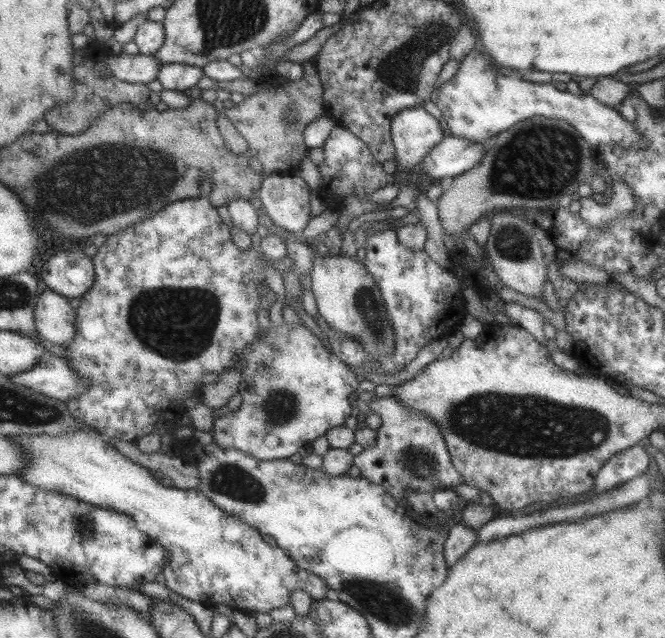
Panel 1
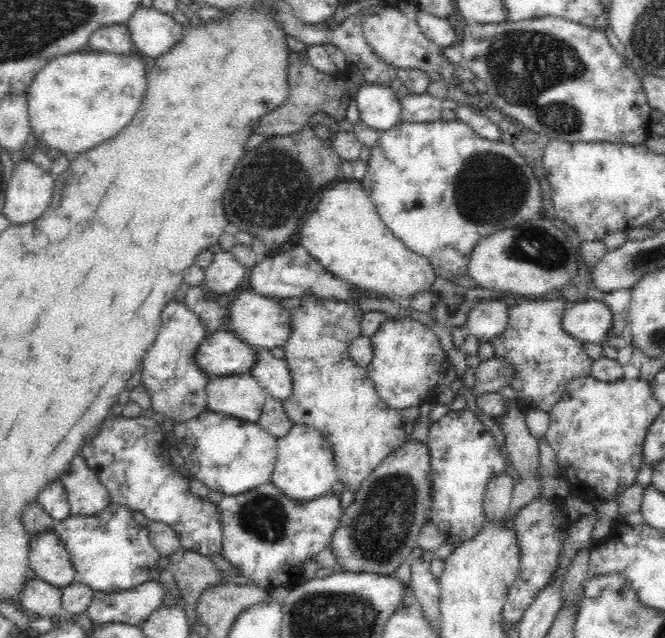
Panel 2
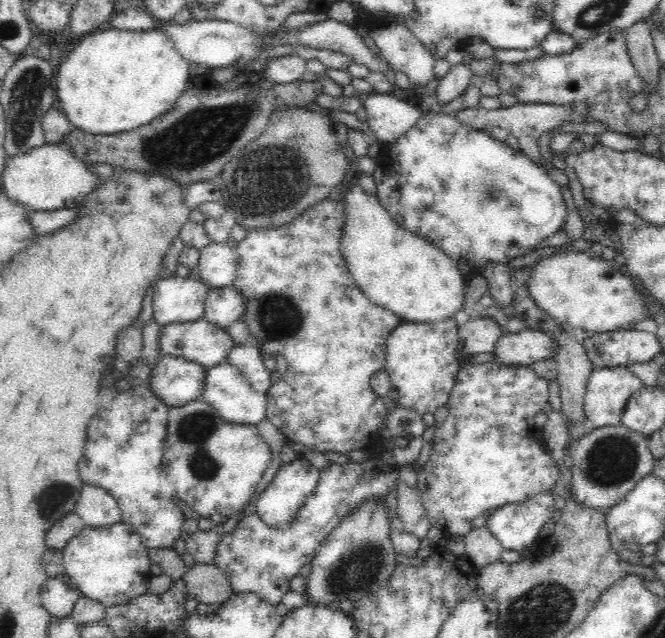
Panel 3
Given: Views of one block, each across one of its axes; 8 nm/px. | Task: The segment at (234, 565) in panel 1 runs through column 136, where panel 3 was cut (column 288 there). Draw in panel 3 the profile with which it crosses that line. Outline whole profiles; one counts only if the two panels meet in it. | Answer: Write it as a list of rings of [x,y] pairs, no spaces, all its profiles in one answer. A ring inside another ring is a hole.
[[[304,456],[282,463],[272,481],[264,488],[256,502],[256,515],[270,528],[287,528],[296,517],[305,500],[314,492],[319,481],[320,470],[312,466]]]

